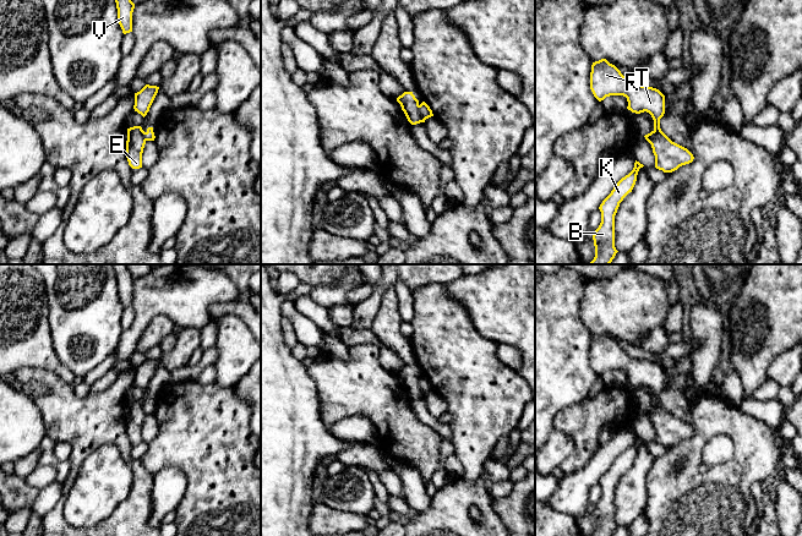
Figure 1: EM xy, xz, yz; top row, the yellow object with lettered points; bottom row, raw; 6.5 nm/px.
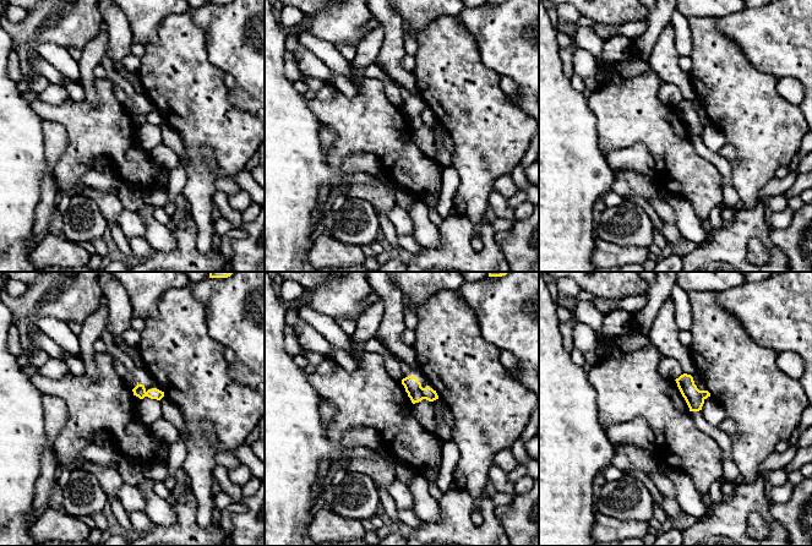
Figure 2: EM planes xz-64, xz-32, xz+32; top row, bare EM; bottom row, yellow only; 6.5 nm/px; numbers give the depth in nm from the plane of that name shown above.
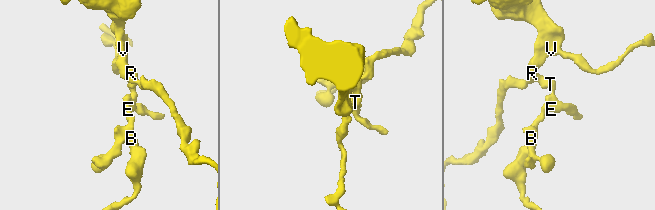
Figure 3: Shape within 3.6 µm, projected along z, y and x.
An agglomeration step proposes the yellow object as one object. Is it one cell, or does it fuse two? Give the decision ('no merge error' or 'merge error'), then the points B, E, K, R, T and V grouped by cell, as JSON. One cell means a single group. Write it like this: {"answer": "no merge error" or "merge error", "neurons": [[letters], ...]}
{"answer": "merge error", "neurons": [["B", "E", "K"], ["R", "T", "V"]]}

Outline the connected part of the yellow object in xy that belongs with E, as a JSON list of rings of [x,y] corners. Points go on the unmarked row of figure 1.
[[[141,400],[127,403],[126,432],[132,443],[142,442],[142,427],[146,419],[144,408]]]

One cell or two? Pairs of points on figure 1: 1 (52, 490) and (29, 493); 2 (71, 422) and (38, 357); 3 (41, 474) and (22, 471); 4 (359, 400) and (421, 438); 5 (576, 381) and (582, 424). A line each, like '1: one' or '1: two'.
1: two
2: two
3: two
4: one
5: two

